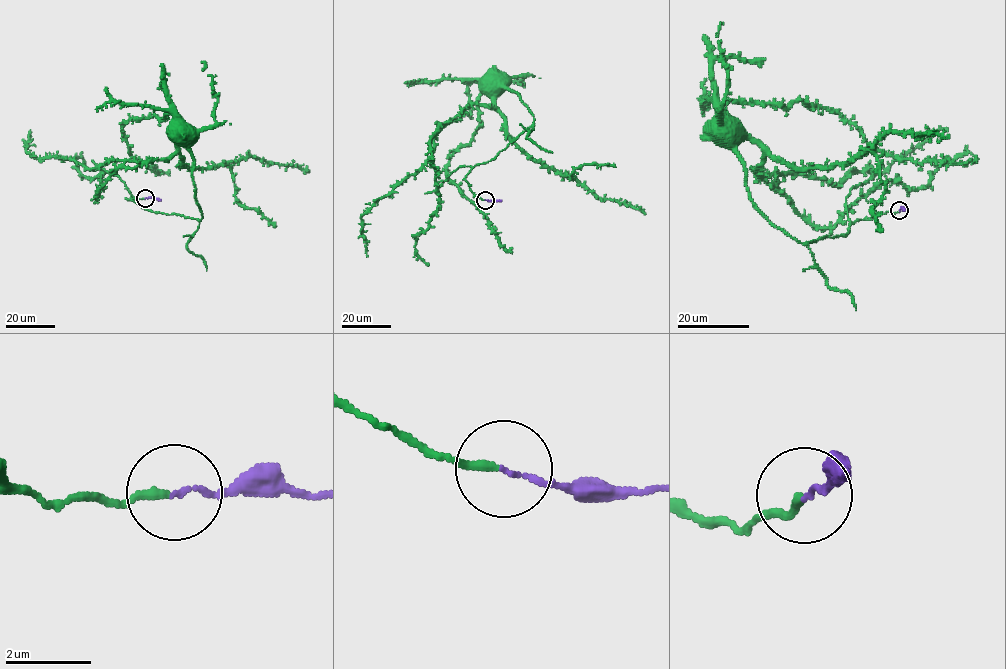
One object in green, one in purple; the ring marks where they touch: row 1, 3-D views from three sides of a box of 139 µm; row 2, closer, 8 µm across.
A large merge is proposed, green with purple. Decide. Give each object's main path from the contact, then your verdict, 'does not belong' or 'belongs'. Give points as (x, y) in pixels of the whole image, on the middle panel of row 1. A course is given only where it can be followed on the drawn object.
course green (485, 199), (471, 190), (466, 174), (533, 119), (502, 75), (493, 80); course purple (485, 199), (502, 200); belongs

